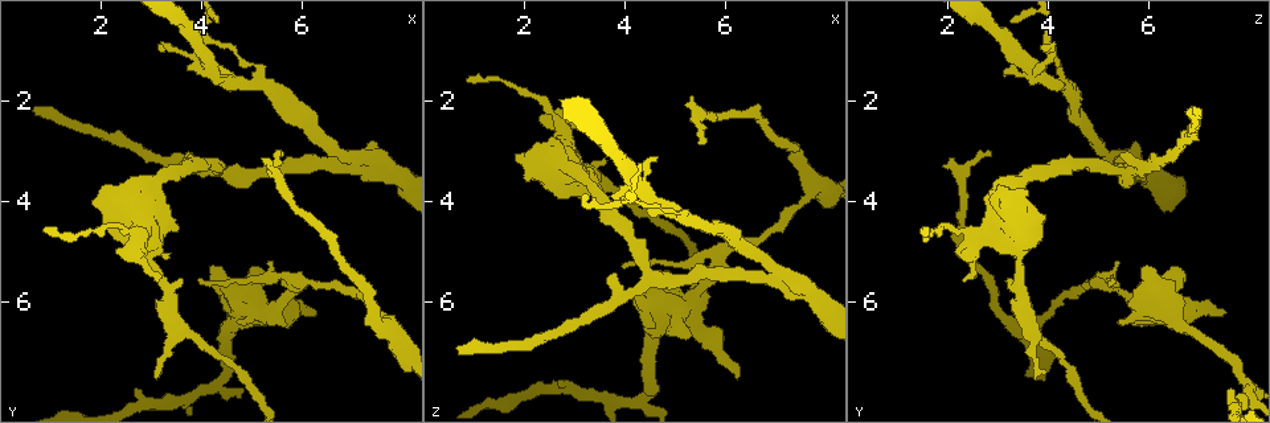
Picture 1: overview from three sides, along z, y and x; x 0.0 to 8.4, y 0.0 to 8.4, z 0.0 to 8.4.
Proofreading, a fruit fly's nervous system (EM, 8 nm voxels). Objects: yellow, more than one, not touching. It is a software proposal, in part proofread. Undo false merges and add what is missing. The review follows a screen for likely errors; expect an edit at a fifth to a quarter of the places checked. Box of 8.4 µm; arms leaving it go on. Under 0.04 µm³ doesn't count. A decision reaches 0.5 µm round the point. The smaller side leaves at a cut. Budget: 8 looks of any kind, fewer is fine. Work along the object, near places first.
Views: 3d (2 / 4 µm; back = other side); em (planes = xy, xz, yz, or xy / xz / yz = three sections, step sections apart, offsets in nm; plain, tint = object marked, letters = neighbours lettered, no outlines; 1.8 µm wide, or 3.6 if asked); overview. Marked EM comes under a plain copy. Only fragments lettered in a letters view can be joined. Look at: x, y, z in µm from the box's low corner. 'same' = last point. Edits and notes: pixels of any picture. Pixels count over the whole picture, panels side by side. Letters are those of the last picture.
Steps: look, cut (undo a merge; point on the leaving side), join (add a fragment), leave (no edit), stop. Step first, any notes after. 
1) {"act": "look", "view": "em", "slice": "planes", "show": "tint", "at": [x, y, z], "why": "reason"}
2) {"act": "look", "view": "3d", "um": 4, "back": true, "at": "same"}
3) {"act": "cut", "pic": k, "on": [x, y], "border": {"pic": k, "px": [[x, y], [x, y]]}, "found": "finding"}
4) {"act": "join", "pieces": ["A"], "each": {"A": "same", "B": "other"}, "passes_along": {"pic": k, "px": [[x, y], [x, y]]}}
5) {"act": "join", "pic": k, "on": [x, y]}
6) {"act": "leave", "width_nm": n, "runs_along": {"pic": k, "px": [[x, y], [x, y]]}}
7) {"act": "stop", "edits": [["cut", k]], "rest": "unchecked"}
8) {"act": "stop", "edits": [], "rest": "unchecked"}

{"act": "look", "view": "3d", "um": 4, "at": [0.65, 2.15, 6.90], "why": "free end"}

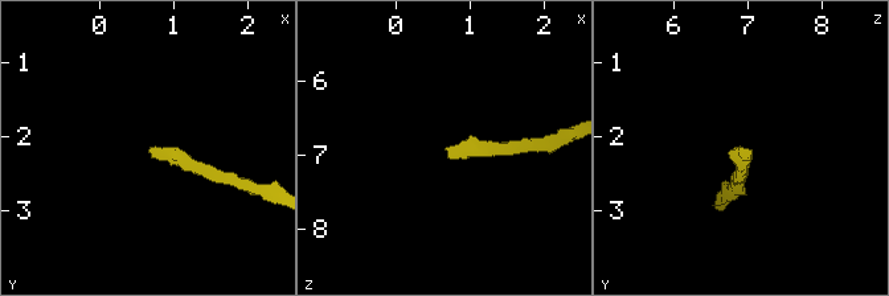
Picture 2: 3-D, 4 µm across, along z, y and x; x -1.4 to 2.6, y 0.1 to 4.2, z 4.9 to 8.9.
{"act": "look", "view": "em", "slice": "planes", "show": "tint", "at": [0.70, 2.15, 6.90]}

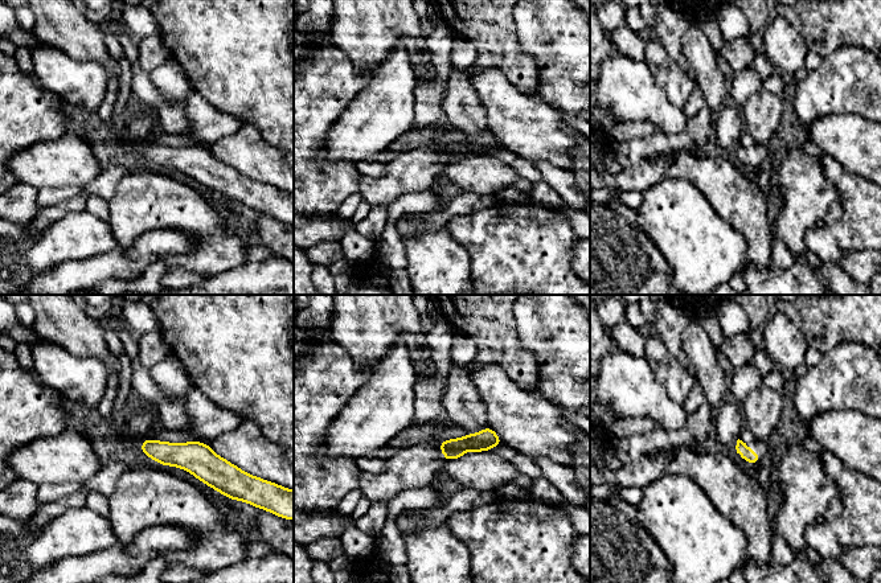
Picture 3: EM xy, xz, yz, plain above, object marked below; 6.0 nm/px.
{"act": "look", "view": "em", "slice": "planes", "show": "letters", "at": "same"}

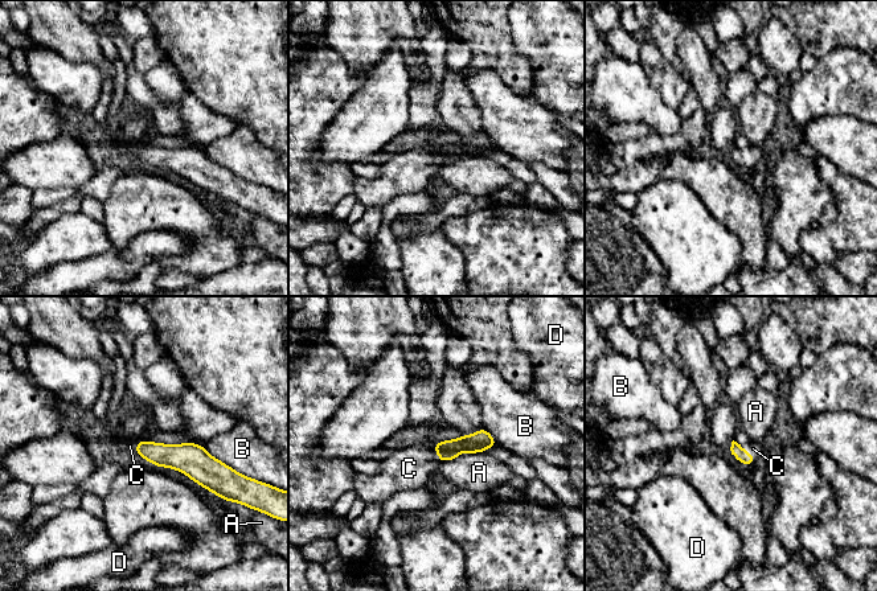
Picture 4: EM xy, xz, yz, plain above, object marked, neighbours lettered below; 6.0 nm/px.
{"act": "join", "pieces": ["C"], "each": {"A": "other", "B": "other", "C": "same", "D": "other"}, "found": "it goes on there"}

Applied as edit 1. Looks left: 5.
{"act": "look", "view": "em", "slice": "planes", "show": "letters", "at": [3.25, 5.60, 3.40], "why": "thin neck"}

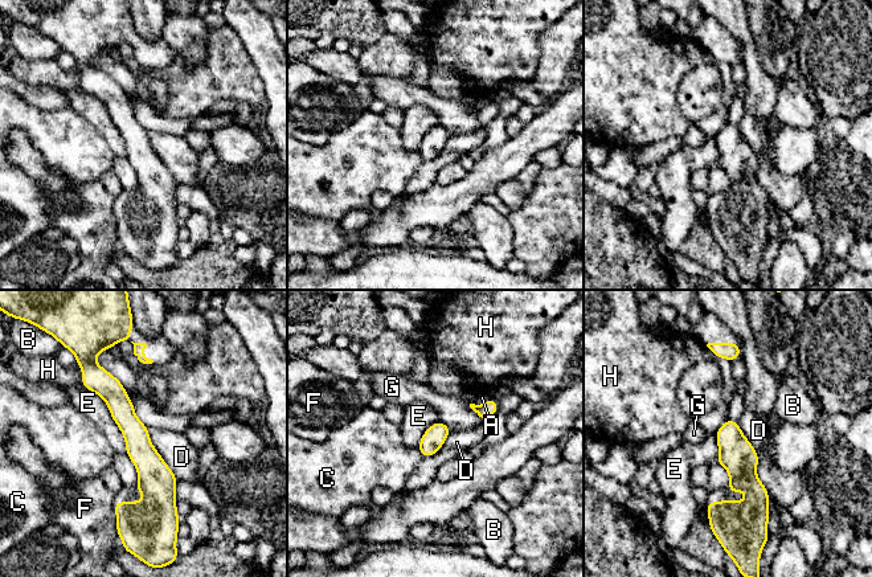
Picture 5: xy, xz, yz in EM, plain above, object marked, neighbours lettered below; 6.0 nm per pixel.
{"act": "leave", "each": {"A": "other", "B": "other", "C": "other", "D": "other", "E": "other", "F": "other", "G": "other", "H": "other"}, "border": {"pic": 5, "px": [[147, 428], [152, 446], [179, 479]]}, "found": "all the same cell"}

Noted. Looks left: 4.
{"act": "look", "view": "overview"}

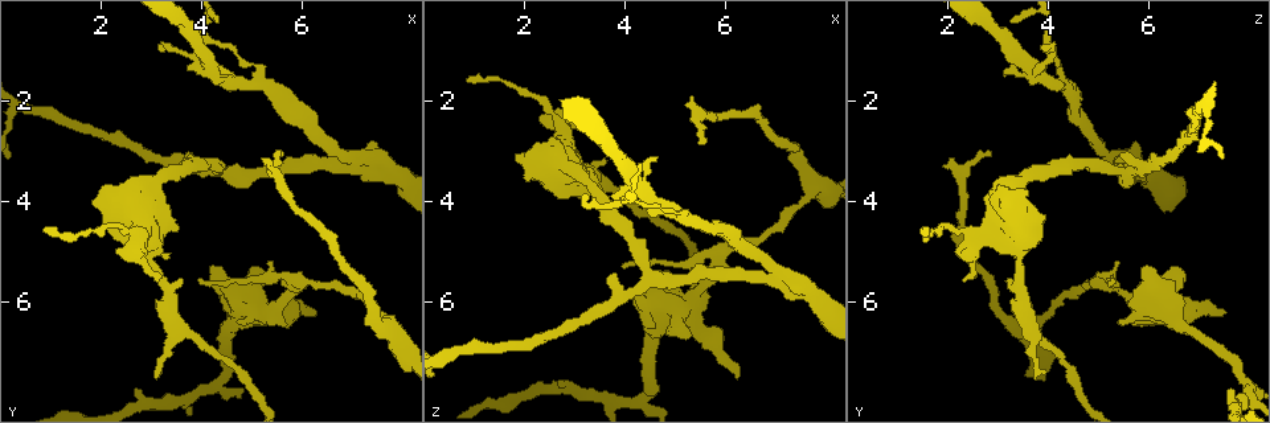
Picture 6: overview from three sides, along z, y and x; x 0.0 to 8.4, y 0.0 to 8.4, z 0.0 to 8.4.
{"act": "look", "view": "em", "slice": "planes", "show": "tint", "at": [4.15, 1.35, 3.70], "why": "calibre changes"}

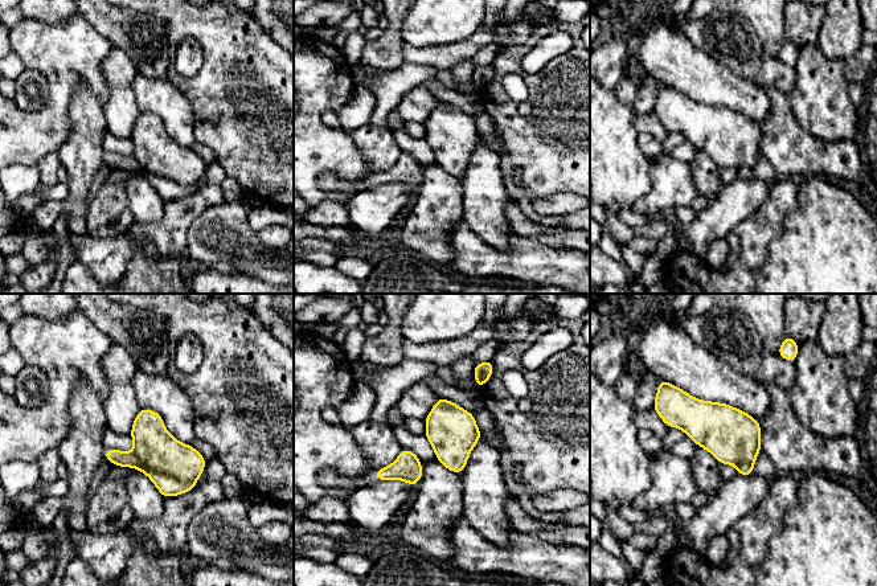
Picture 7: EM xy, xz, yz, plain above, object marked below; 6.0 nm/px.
{"act": "look", "view": "em", "slice": "planes", "show": "letters", "at": "same"}

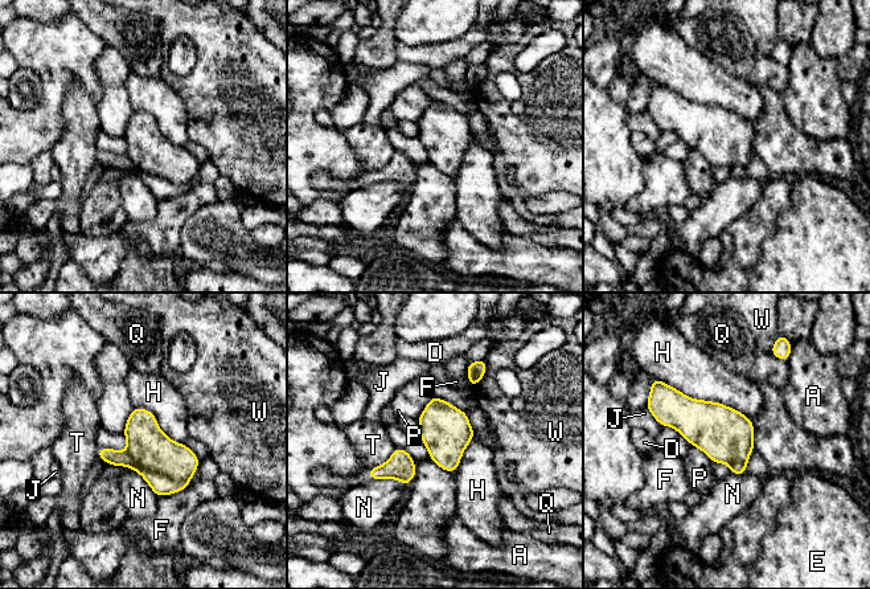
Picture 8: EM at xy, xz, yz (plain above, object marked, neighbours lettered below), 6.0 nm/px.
{"act": "leave", "longest_contact_nm": ["H", 600], "each": {"A": "other", "D": "other", "E": "other", "F": "other", "H": "other", "J": "other", "N": "other", "P": "other", "Q": "other", "T": "other", "W": "other"}, "border": {"pic": 8, "px": [[661, 381], [749, 418]]}, "found": "one cell here"}

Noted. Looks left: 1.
{"act": "stop", "edits": [["join", 4]], "rest": "unchecked"}

